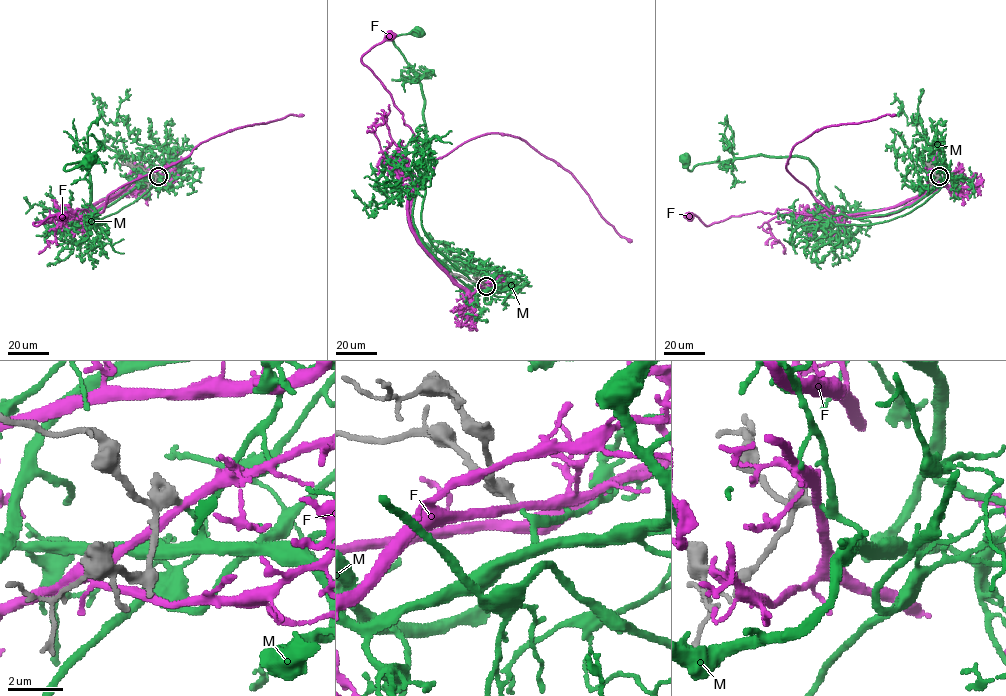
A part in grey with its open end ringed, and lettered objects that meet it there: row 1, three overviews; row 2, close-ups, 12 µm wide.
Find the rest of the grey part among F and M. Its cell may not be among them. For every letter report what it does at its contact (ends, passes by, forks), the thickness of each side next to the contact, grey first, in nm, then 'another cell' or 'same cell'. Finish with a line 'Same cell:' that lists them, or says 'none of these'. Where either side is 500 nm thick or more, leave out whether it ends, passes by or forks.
F: it passes by | 400/280 nm | another cell
M: it passes by | 300/180 nm | same cell
Same cell: M

